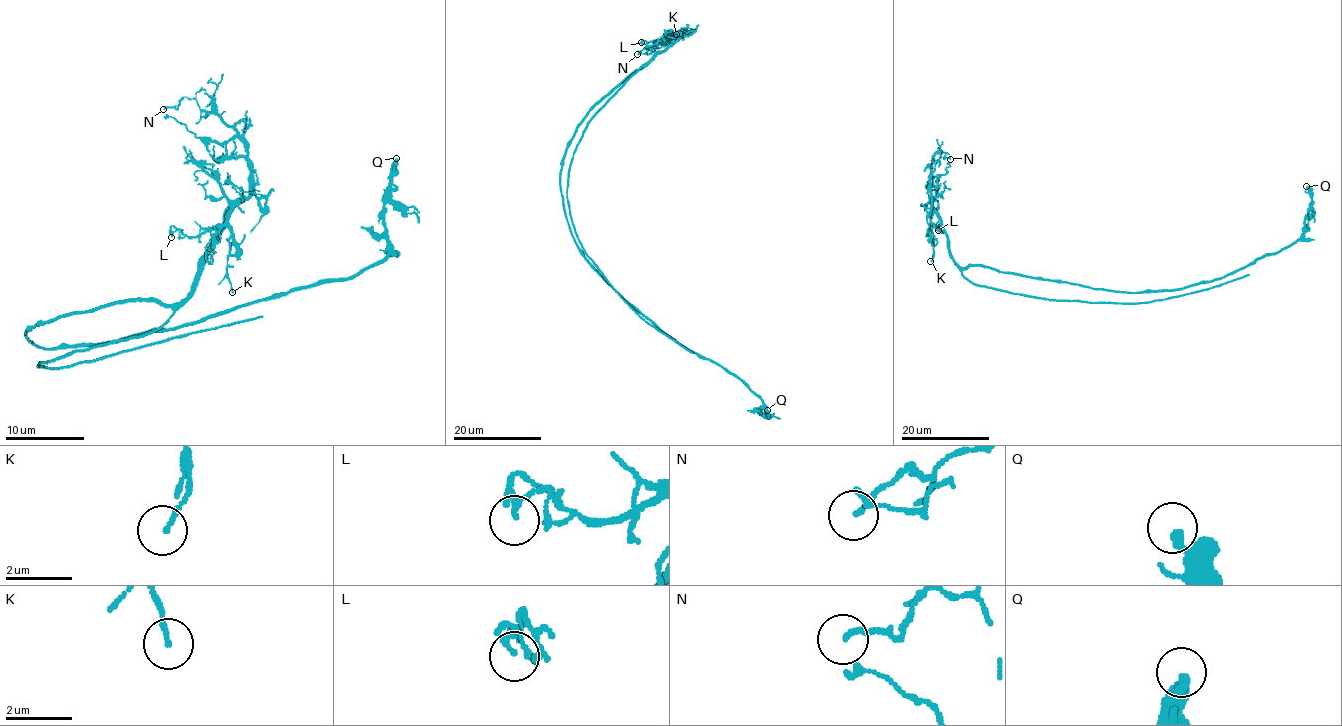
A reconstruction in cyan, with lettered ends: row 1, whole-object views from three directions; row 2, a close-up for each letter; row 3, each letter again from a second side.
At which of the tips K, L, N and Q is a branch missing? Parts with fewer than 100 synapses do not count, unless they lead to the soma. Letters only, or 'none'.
none

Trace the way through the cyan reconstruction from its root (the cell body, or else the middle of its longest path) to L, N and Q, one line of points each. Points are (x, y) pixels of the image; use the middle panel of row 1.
L: (583, 118), (677, 38), (673, 34), (662, 37), (650, 45), (641, 42)
N: (583, 118), (629, 76), (685, 34), (668, 35), (637, 54)
Q: (583, 118), (560, 175), (566, 219), (580, 253), (665, 332), (737, 375), (762, 402), (760, 411), (767, 410)

